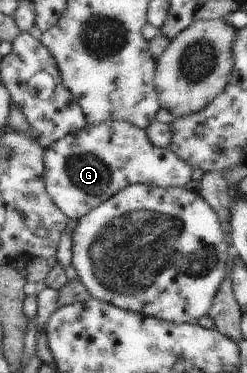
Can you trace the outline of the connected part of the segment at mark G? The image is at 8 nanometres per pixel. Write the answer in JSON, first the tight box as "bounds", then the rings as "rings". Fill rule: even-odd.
{"bounds":[43,121,191,221],"rings":[[[115,121],[89,124],[81,130],[68,134],[57,142],[50,143],[43,152],[45,164],[45,190],[53,200],[53,204],[65,214],[68,219],[78,221],[84,214],[91,212],[111,196],[134,184],[155,185],[159,188],[184,187],[191,180],[191,166],[183,162],[173,150],[168,147],[153,146],[147,138],[147,132],[133,126],[131,122]]]}

